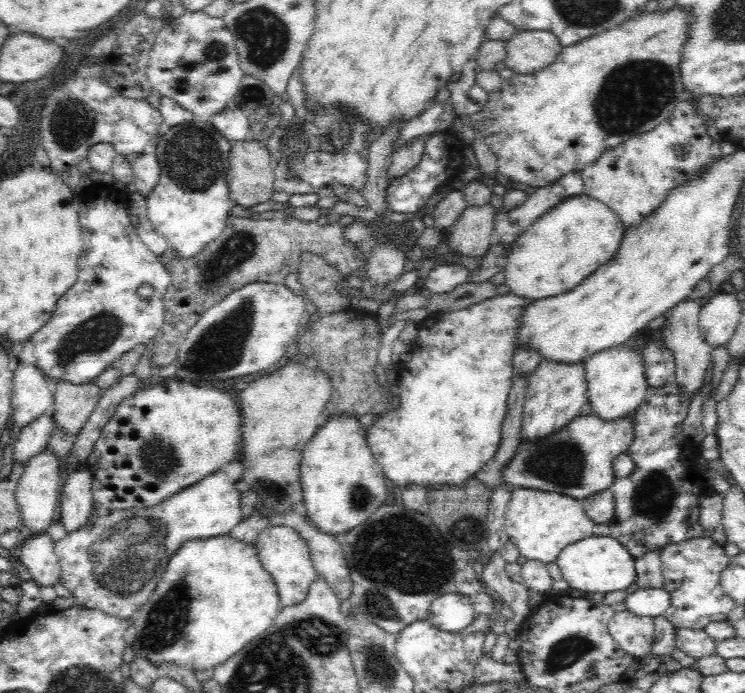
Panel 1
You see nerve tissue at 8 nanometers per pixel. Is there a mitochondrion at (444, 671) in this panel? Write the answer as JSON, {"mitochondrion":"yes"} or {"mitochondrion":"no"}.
{"mitochondrion":"no"}

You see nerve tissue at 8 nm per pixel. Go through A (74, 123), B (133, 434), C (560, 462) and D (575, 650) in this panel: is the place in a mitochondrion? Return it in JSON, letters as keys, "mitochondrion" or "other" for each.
{"A":"mitochondrion","B":"other","C":"mitochondrion","D":"mitochondrion"}

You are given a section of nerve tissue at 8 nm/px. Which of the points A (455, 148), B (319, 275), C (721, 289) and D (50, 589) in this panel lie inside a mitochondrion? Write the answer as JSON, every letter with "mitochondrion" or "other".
{"A":"other","B":"other","C":"other","D":"other"}

